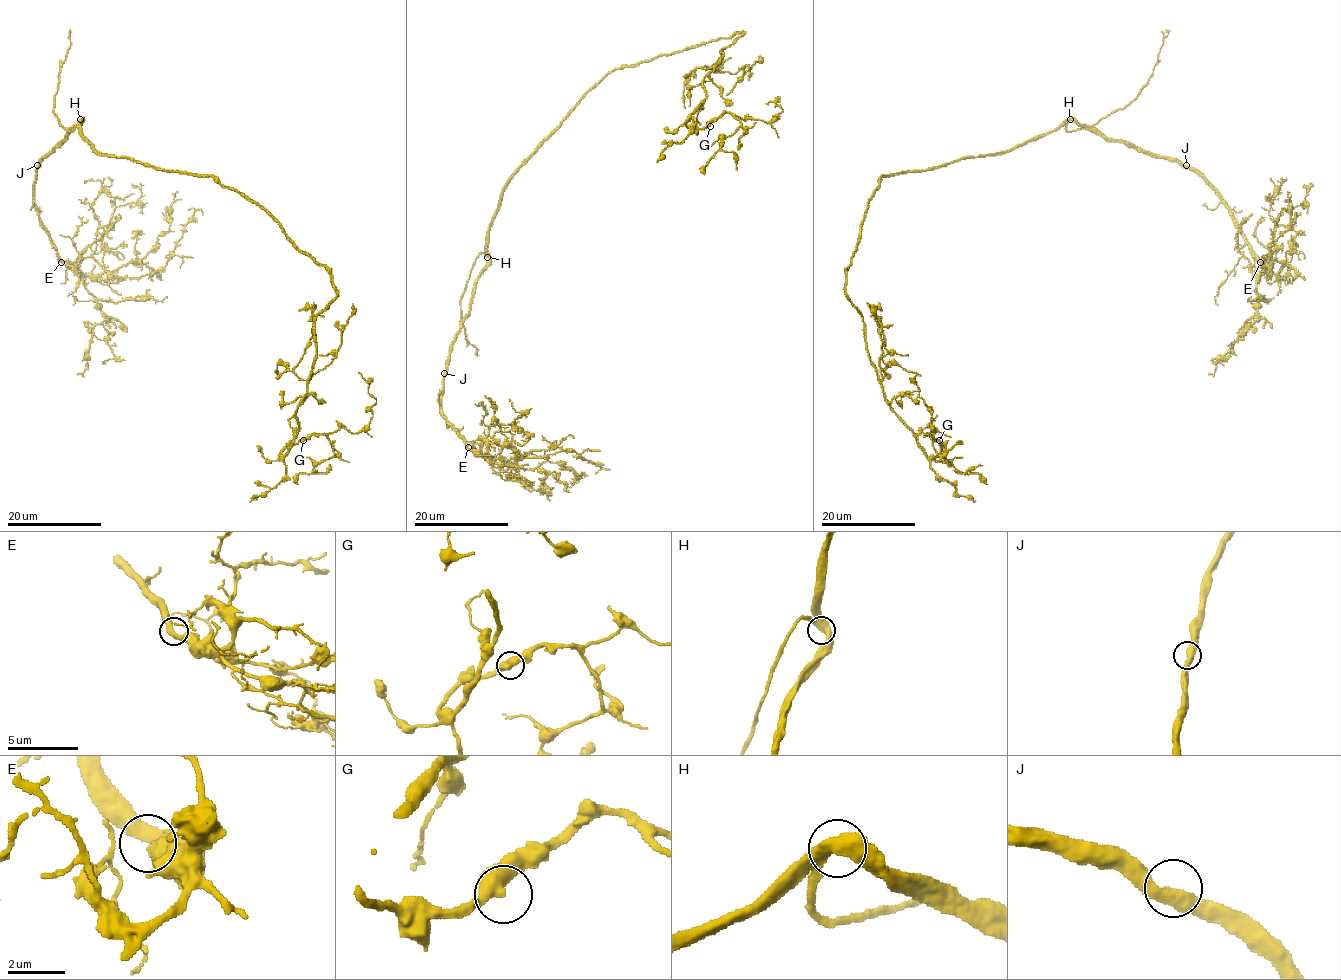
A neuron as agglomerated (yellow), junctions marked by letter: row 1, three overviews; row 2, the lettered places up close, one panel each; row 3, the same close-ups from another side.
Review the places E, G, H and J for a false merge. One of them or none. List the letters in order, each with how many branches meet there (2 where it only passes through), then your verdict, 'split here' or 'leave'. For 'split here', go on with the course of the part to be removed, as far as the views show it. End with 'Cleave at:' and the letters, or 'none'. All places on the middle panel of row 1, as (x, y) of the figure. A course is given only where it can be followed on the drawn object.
E: 2 | leave
G: 2 | leave
H: 2 | leave
J: 2 | leave
Cleave at: none

